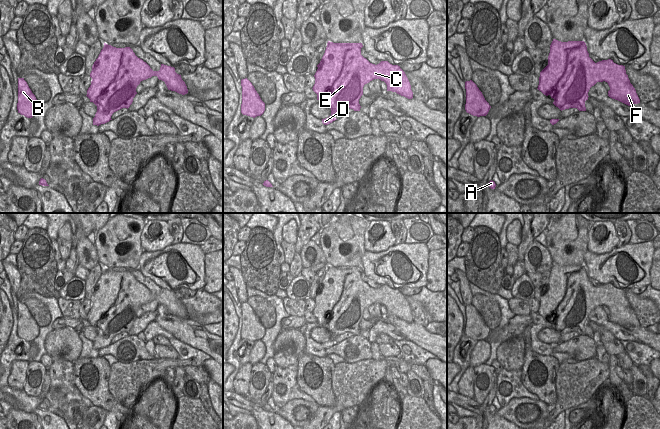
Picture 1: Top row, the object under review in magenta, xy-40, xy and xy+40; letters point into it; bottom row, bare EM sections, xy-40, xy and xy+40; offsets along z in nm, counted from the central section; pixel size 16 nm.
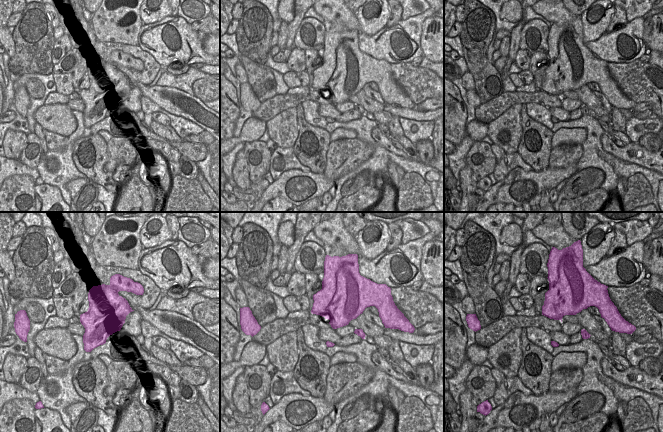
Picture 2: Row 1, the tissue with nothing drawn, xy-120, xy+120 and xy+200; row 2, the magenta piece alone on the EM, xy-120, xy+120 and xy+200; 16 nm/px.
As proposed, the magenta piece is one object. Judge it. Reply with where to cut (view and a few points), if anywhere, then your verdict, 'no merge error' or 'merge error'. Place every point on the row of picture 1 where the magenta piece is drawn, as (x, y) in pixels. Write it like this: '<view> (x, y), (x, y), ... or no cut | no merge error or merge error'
no cut | no merge error

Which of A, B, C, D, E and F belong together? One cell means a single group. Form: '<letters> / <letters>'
A B C D E F

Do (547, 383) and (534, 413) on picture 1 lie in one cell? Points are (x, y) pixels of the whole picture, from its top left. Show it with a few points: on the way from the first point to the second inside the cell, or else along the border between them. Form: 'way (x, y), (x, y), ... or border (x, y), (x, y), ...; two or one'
border (539, 399), (547, 405); two

